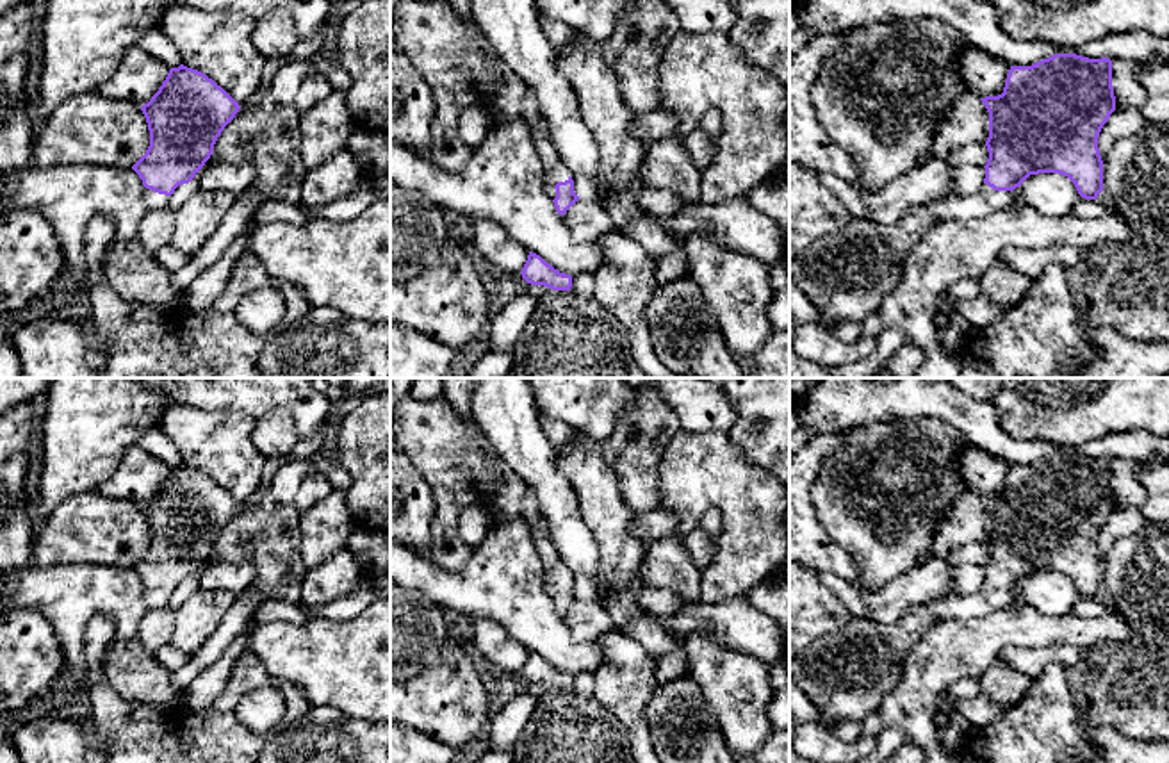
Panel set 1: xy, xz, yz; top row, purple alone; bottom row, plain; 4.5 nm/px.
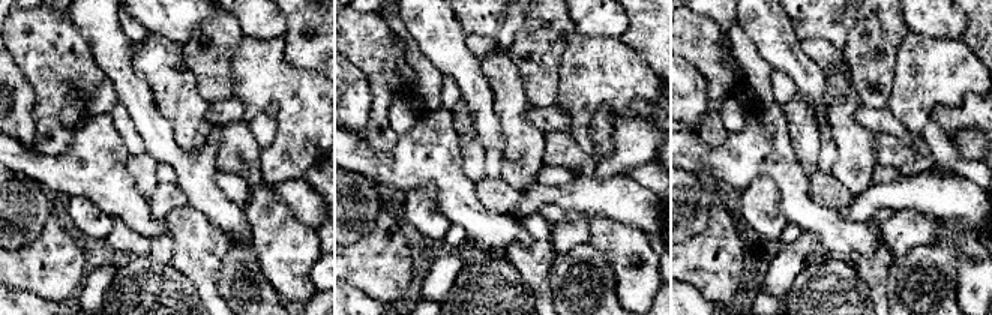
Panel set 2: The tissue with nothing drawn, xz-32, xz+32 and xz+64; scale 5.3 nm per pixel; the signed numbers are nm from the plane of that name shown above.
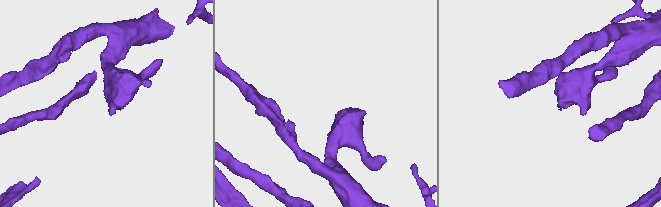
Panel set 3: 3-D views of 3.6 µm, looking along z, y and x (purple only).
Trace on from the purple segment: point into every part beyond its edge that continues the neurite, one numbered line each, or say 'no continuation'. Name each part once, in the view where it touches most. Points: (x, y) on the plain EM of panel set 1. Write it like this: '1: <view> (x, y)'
1: xz (555, 573)

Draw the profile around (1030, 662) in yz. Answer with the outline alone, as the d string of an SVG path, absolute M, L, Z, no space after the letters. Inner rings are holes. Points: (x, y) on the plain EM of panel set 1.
M1069 644L1048 645L1039 649L1012 645L998 654L998 658L1014 667L1019 667L1032 679L1035 679L1039 672L1050 663L1059 663L1066 669L1071 669L1078 661L1087 660L1087 656L1089 654L1085 651Z

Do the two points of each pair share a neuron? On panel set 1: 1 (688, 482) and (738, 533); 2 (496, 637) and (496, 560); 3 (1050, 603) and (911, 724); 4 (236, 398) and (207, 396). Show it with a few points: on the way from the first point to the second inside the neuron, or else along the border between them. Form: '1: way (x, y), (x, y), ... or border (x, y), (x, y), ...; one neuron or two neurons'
1: way (704, 484), (738, 517); one neuron
2: border (471, 621), (496, 619), (526, 649); two neurons
3: border (1007, 607), (1034, 607), (1046, 615), (1070, 614); two neurons
4: way (228, 396), (214, 396); one neuron

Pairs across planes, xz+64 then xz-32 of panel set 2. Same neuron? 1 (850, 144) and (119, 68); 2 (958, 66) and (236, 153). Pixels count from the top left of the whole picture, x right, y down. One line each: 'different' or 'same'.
1: different
2: different

